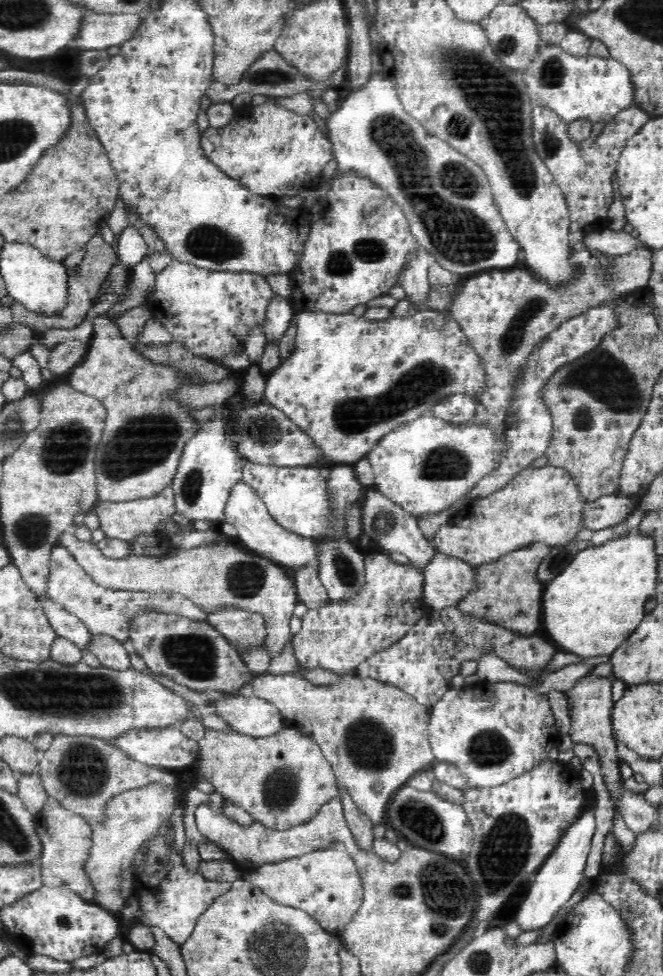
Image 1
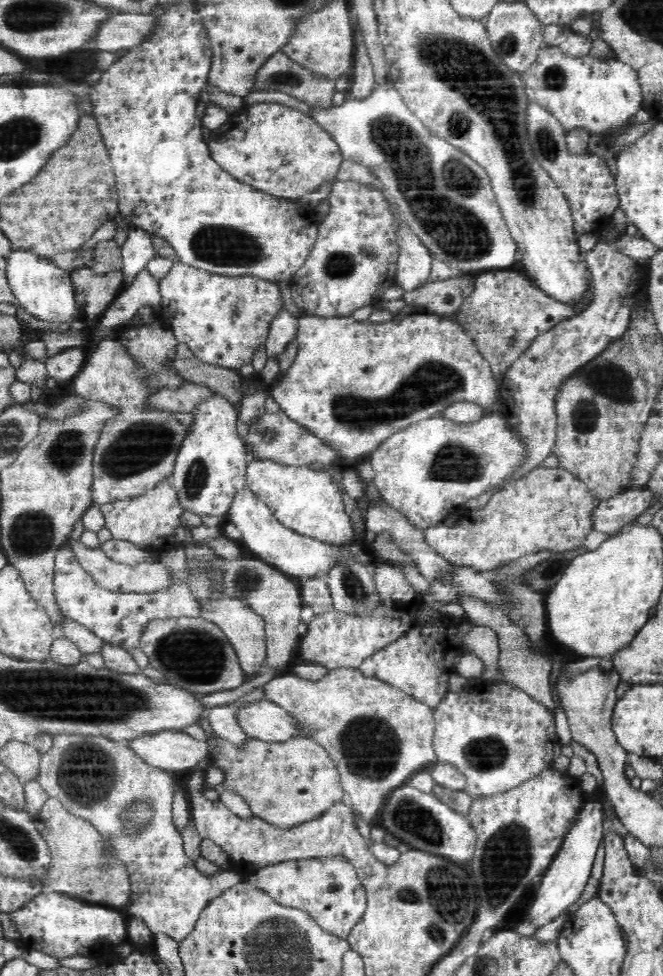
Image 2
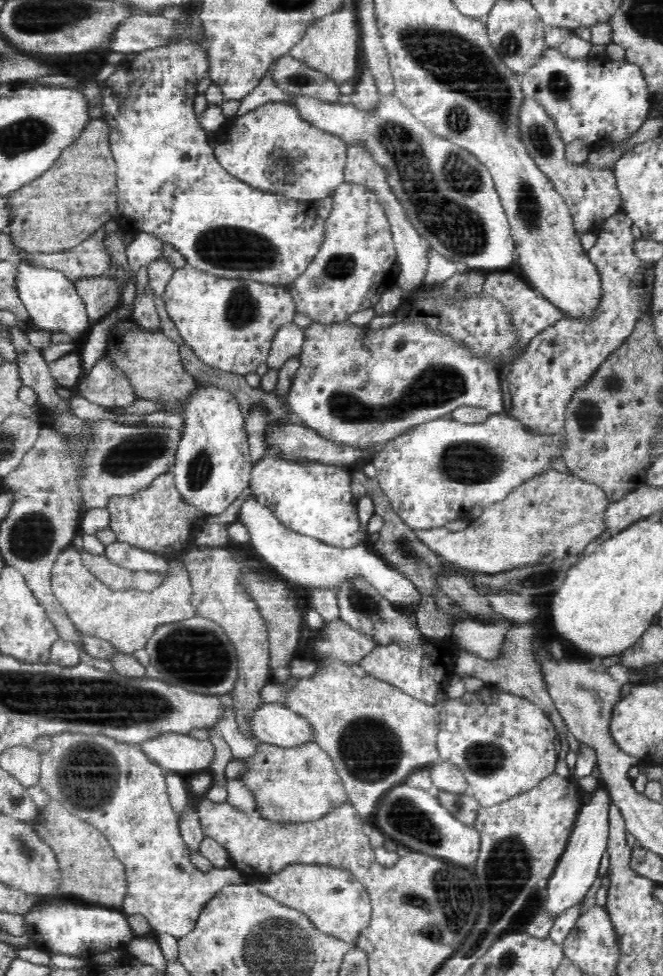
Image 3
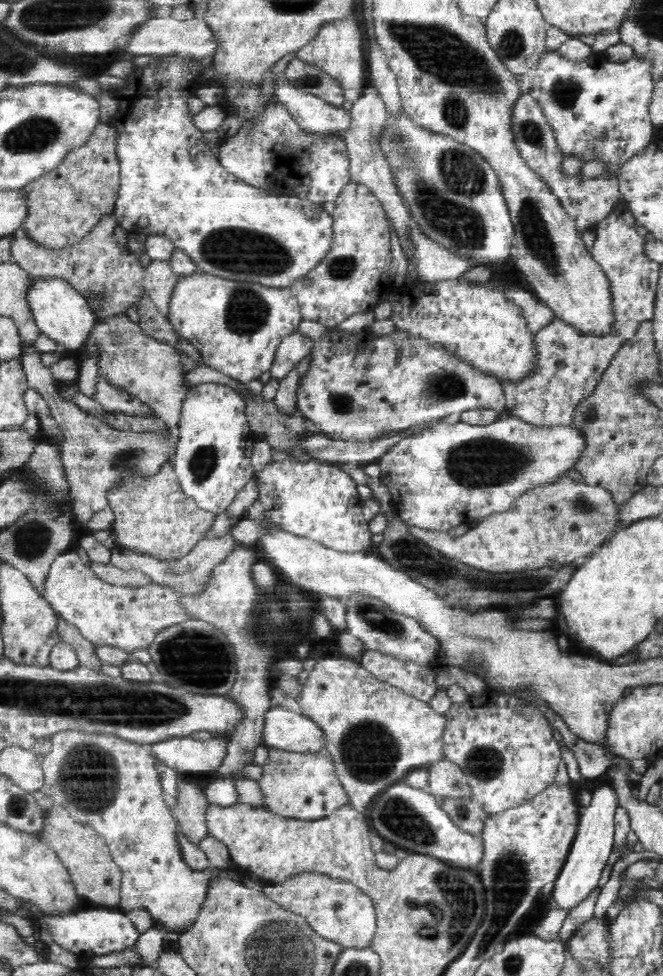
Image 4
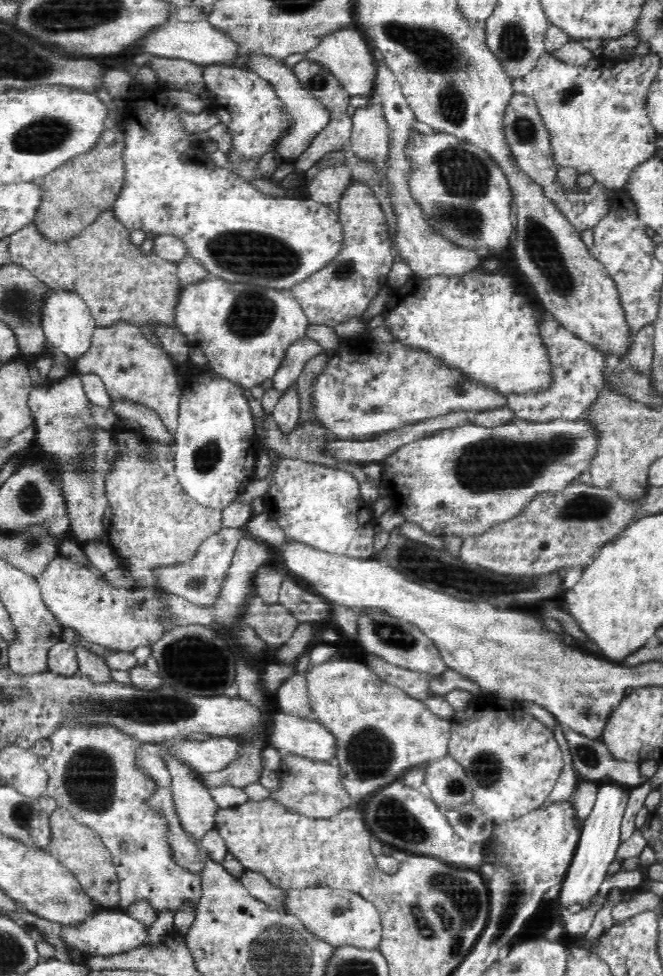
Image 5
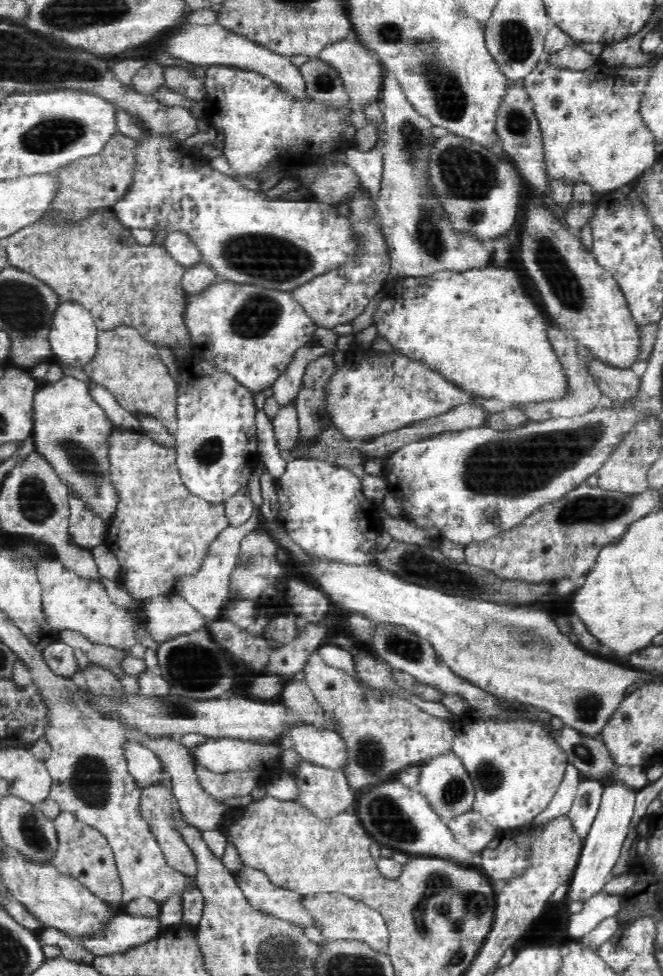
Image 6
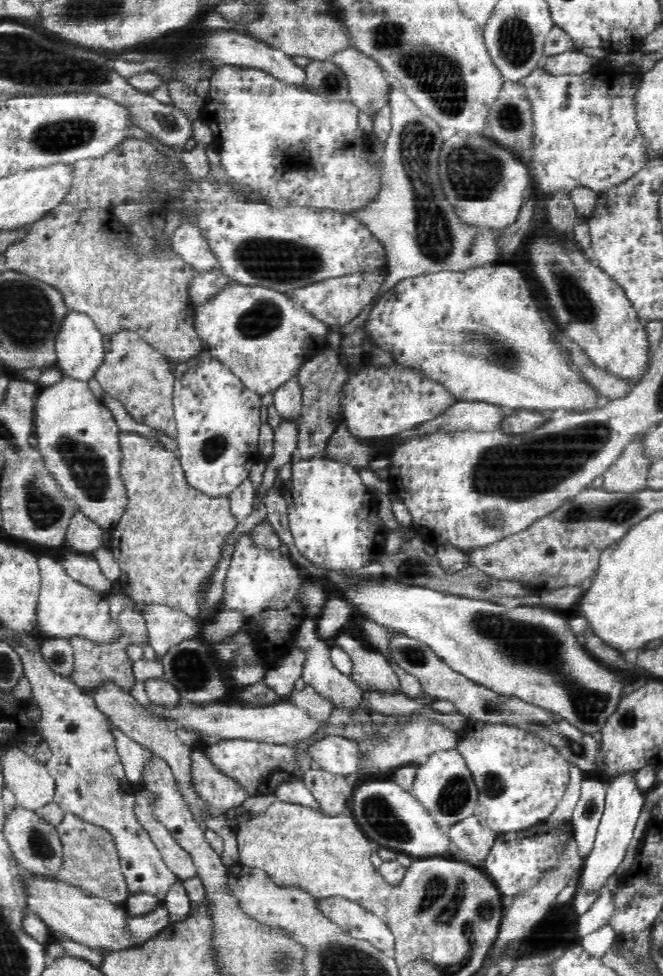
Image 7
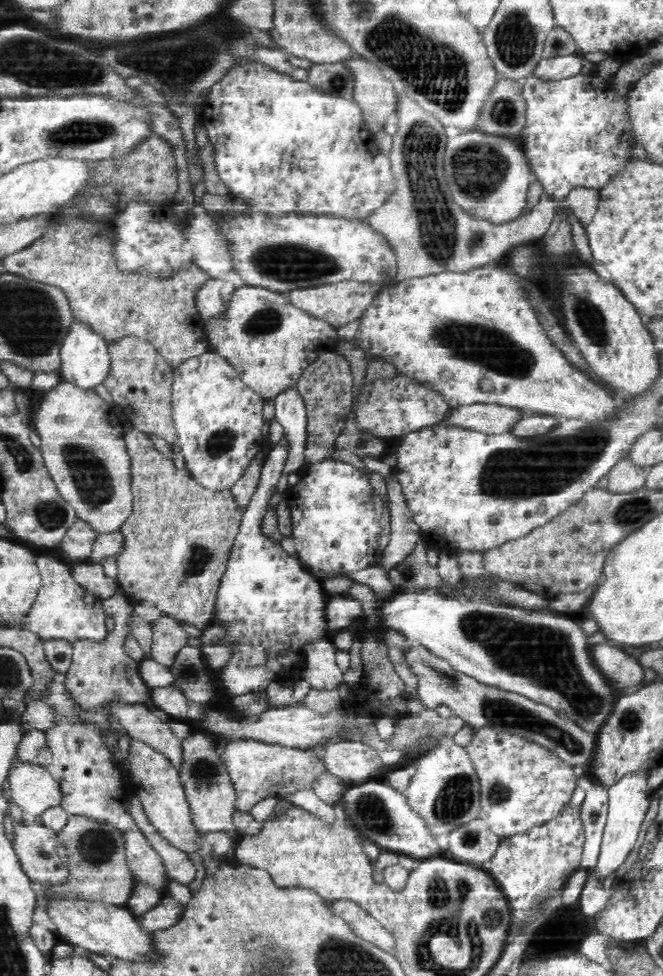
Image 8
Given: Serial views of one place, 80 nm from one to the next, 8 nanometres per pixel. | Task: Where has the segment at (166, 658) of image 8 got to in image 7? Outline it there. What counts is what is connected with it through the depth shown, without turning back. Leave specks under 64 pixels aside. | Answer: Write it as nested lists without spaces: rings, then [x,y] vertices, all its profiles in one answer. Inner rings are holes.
[[[151,603],[145,623],[147,639],[156,653],[156,660],[160,662],[182,642],[195,639],[201,628],[198,622],[190,621],[190,618],[183,617],[183,614]]]

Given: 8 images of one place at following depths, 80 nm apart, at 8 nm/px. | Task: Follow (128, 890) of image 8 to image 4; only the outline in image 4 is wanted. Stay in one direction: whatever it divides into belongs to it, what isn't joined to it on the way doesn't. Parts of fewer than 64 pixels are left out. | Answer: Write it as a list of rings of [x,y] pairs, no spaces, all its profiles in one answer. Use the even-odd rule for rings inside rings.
[[[55,804],[45,818],[41,841],[54,852],[72,875],[76,890],[85,895],[93,907],[114,908],[120,896],[120,873],[103,838],[87,824],[76,822],[69,810]]]

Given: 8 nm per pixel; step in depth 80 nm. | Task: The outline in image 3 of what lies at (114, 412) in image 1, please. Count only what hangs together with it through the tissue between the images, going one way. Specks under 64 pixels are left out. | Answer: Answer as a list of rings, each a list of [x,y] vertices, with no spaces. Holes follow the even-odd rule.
[[[20,329],[11,332],[17,350],[17,364],[24,382],[39,396],[40,406],[54,418],[56,431],[62,435],[70,457],[74,459],[74,488],[78,489],[78,510],[81,517],[95,508],[107,506],[112,494],[132,494],[172,466],[180,442],[181,431],[170,426],[152,427],[139,424],[121,425],[114,421],[78,418],[72,414],[68,400],[58,395],[60,386],[44,360],[42,350],[34,347]],[[105,354],[102,355],[89,375],[83,376],[79,381],[79,394],[108,410],[126,412],[139,398],[126,381],[119,380],[114,375],[114,366]]]

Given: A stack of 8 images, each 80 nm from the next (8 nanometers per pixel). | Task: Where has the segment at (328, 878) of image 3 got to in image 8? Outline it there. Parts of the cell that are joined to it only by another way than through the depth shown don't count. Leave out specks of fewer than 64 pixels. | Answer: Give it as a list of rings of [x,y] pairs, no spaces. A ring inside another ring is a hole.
[[[333,901],[333,909],[336,914],[349,922],[356,934],[364,940],[379,946],[382,950],[392,952],[394,948],[394,937],[362,907],[354,901]]]

